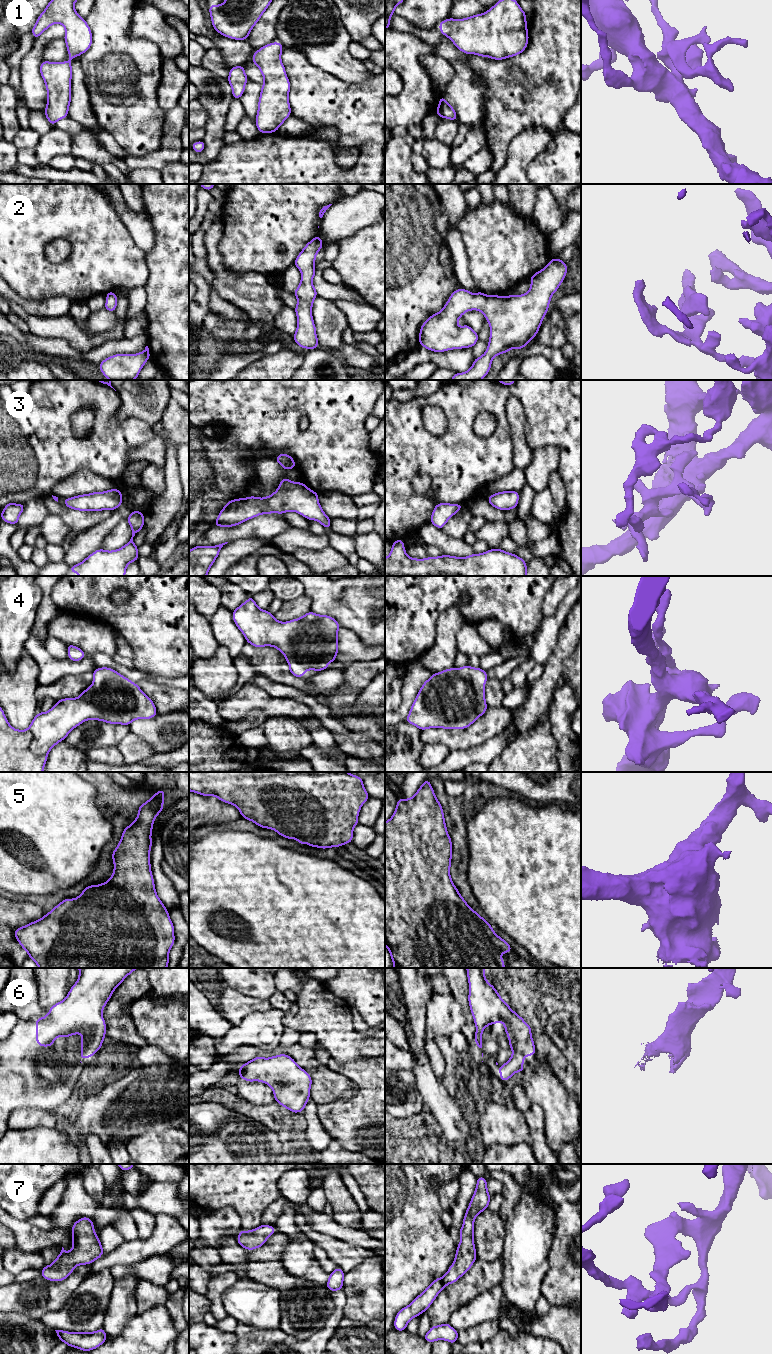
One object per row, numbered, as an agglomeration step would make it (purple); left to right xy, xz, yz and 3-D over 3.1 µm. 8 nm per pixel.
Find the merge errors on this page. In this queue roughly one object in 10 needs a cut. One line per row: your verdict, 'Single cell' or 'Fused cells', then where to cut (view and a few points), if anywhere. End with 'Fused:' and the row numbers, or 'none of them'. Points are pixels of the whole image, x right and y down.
1: Single cell. No split
2: Single cell. No split
3: Single cell. No split
4: Single cell. No split
5: Single cell. No split
6: Single cell. No split
7: Single cell. No split
Fused: none of them

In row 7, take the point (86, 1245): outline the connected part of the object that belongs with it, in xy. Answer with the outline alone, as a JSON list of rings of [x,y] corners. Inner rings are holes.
[[[81,1217],[72,1225],[72,1248],[67,1252],[62,1247],[55,1261],[44,1266],[41,1277],[49,1281],[64,1281],[77,1265],[93,1263],[104,1254],[91,1218]]]

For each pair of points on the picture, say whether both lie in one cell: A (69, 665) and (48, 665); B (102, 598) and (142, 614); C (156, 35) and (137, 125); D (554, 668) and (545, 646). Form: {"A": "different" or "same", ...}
{"A": "same", "B": "same", "C": "different", "D": "different"}

